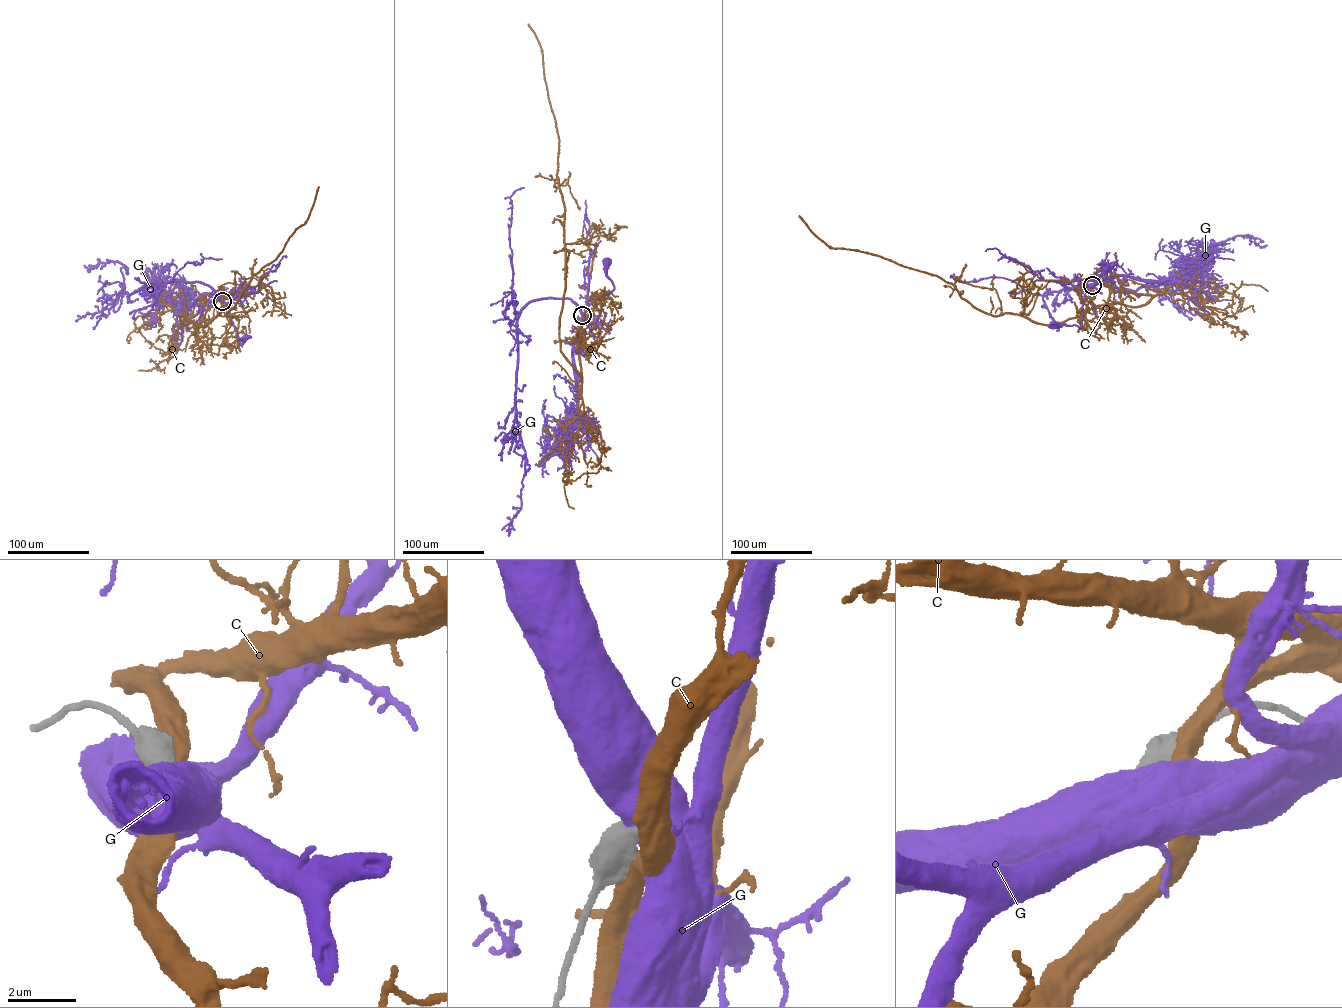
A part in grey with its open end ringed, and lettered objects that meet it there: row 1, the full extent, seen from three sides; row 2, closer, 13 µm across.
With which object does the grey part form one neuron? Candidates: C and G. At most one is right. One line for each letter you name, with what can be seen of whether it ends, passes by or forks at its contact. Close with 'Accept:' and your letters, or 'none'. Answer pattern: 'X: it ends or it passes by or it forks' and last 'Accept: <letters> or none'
Accept: none

